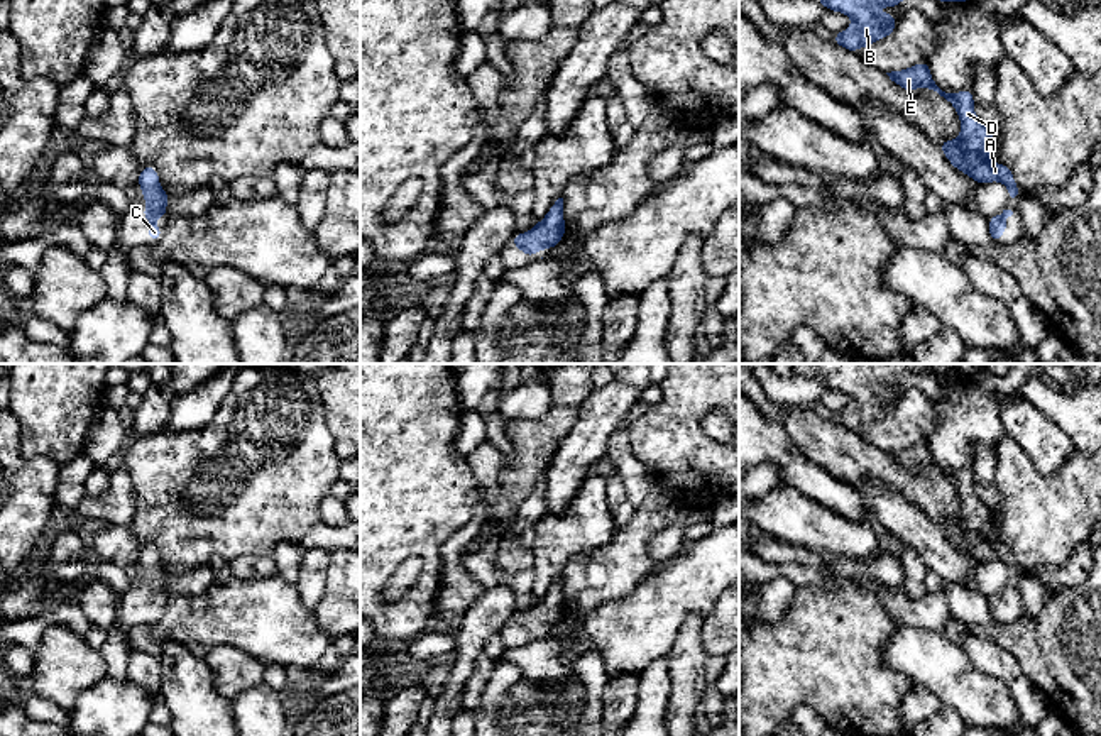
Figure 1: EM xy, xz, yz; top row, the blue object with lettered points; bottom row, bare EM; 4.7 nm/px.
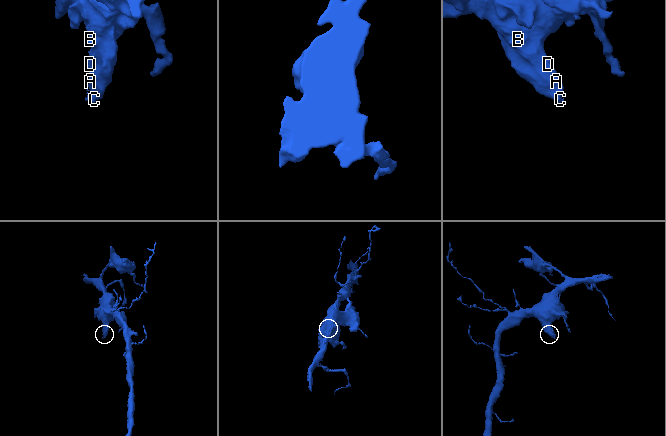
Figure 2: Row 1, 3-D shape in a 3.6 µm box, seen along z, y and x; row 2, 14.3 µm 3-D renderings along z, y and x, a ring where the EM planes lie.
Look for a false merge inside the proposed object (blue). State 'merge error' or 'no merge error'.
no merge error

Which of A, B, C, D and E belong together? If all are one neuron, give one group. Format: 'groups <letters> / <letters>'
groups A B C D E

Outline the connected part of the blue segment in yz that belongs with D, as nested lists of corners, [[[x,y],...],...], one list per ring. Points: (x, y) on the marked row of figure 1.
[[[918,63],[912,68],[886,73],[891,81],[900,88],[915,91],[920,86],[937,91],[947,102],[961,118],[959,139],[947,139],[939,144],[947,161],[961,173],[967,174],[978,184],[1000,181],[1008,188],[1010,201],[1018,201],[1020,189],[1015,183],[1015,176],[1006,164],[996,164],[988,157],[994,135],[981,124],[974,112],[974,95],[971,90],[959,93],[942,91],[930,74],[930,63]]]

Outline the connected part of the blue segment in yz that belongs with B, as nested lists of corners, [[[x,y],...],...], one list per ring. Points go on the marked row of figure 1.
[[[817,0],[830,12],[841,12],[852,19],[852,25],[832,36],[832,41],[856,52],[895,32],[898,19],[878,14],[876,5],[898,7],[903,0]]]

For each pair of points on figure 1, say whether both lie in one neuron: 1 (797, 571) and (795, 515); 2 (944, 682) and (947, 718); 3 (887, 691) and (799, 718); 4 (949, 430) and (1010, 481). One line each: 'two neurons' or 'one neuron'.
1: two neurons
2: two neurons
3: two neurons
4: two neurons

